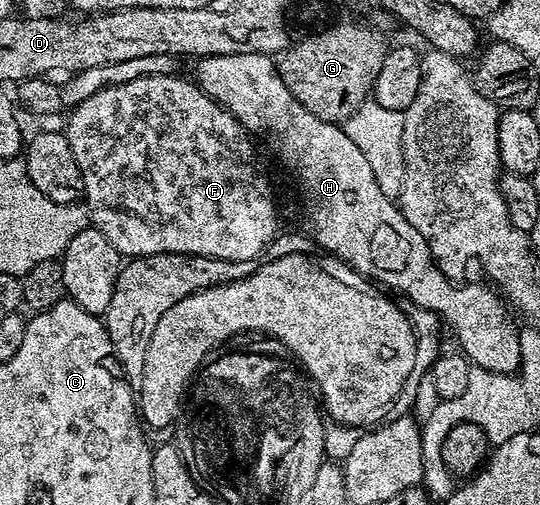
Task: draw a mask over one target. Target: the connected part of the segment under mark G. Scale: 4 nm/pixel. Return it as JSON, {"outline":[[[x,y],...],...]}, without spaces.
{"outline":[[[338,22],[331,28],[323,27],[323,32],[315,36],[306,36],[303,40],[296,39],[277,57],[278,72],[284,78],[284,86],[296,97],[302,105],[316,118],[329,124],[341,125],[357,110],[360,105],[371,99],[374,83],[380,74],[380,66],[384,66],[384,58],[388,51],[387,37],[377,28],[370,27],[369,23]]]}

